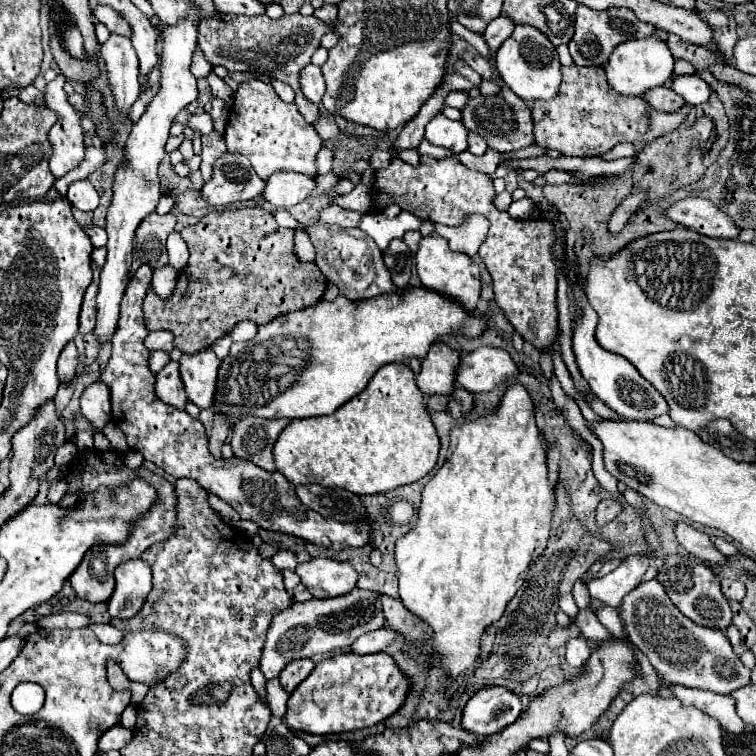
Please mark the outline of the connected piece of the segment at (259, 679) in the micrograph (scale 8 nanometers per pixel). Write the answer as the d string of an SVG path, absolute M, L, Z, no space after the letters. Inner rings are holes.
M253 668L253 672L251 672L251 682L253 682L253 688L255 688L255 692L259 694L259 698L261 698L263 702L267 702L267 694L265 694L265 682L267 682L267 678L261 674L259 668Z

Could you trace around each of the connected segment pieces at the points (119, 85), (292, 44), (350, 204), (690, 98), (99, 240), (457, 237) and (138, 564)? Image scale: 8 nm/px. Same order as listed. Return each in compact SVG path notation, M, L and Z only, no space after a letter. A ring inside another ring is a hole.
M111 34L109 40L101 46L101 54L107 62L109 82L115 94L115 104L121 112L129 112L131 104L139 94L139 62L129 38Z
M301 12L285 14L279 20L271 20L269 16L235 16L235 14L217 14L217 18L209 18L199 24L199 46L205 58L213 66L225 66L229 72L253 72L269 78L277 78L287 82L295 90L295 104L301 116L315 124L321 114L317 104L309 102L299 86L299 72L311 62L313 52L321 46L321 38L325 32L335 30L335 24L325 24L323 20L311 16L303 16Z
M359 183L355 188L345 196L339 196L333 200L335 204L339 204L341 208L350 209L358 212L370 212L371 205L371 192L370 189L363 183Z
M697 74L675 76L669 82L669 88L685 98L687 104L703 104L709 98L709 84L701 80Z
M91 224L91 226L85 226L83 230L85 230L85 234L91 238L93 246L105 246L105 242L107 242L107 234L105 234L103 228Z
M473 214L467 218L467 222L463 226L451 228L445 224L433 224L433 230L435 230L435 234L449 240L449 248L453 248L457 252L465 252L469 256L475 256L481 242L487 236L489 222L487 222L487 218Z
M129 560L115 570L115 592L105 602L111 618L133 618L151 592L151 570L143 560Z

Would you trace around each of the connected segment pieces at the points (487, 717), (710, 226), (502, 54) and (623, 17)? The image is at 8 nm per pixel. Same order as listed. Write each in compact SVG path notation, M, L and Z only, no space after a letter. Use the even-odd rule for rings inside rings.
M503 686L477 690L463 708L461 726L477 736L489 736L513 724L523 712L521 698Z
M683 198L671 204L663 214L669 220L709 238L737 238L739 234L735 222L705 198Z
M517 24L513 34L501 44L501 48L495 54L497 70L503 78L503 82L523 100L553 100L559 94L561 86L561 62L557 56L555 46L533 26L521 26Z
M577 6L577 14L575 14L575 34L569 42L569 52L575 60L575 64L579 66L589 66L589 64L595 64L595 66L601 66L607 62L609 54L621 44L621 42L627 42L627 40L633 40L633 38L647 38L647 36L653 36L655 34L655 26L653 24L647 24L647 22L641 22L633 10L625 10L625 8L617 8L617 10L591 10L587 6ZM591 44L597 44L597 50L593 52L589 46Z

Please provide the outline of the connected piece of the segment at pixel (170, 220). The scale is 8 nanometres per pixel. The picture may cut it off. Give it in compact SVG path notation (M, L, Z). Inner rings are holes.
M151 212L137 228L135 232L135 250L141 262L149 264L153 270L163 268L167 264L167 252L165 252L165 240L171 232L175 232L177 216L173 212L169 214L157 214Z

